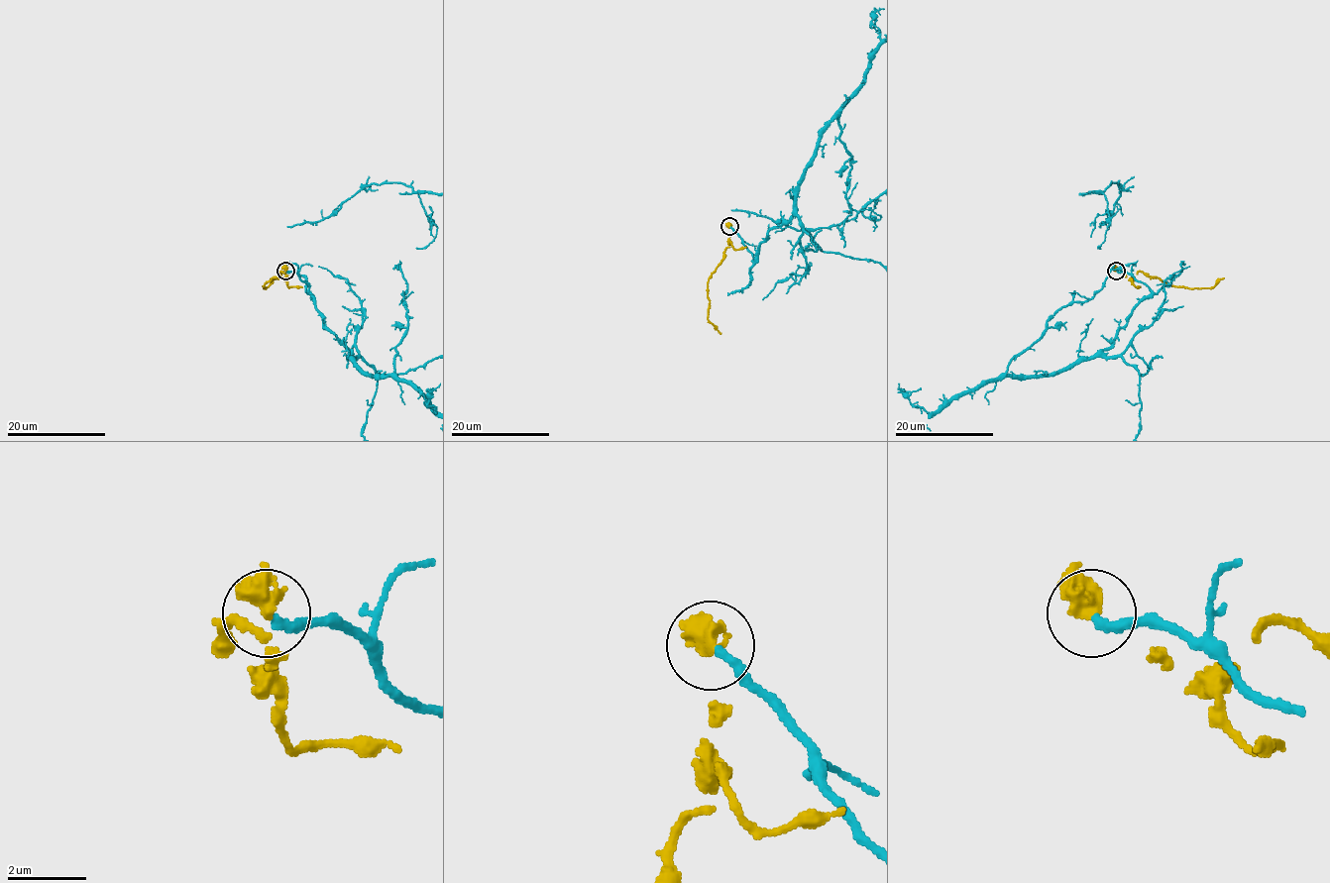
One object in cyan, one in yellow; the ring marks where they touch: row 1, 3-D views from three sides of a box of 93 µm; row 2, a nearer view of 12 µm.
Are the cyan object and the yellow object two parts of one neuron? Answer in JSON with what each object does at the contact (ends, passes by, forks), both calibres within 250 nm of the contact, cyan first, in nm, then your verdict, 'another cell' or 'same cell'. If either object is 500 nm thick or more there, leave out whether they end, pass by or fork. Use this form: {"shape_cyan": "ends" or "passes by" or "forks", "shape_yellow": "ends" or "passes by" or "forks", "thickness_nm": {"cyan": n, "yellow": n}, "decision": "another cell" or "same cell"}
{"thickness_nm": {"cyan": 240, "yellow": 550}, "decision": "another cell"}

